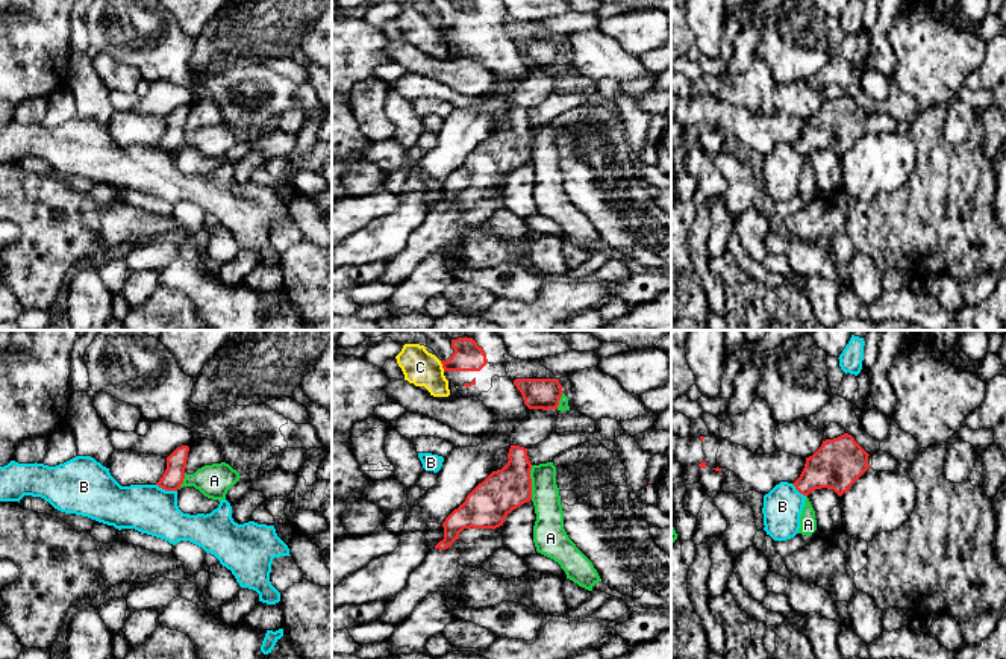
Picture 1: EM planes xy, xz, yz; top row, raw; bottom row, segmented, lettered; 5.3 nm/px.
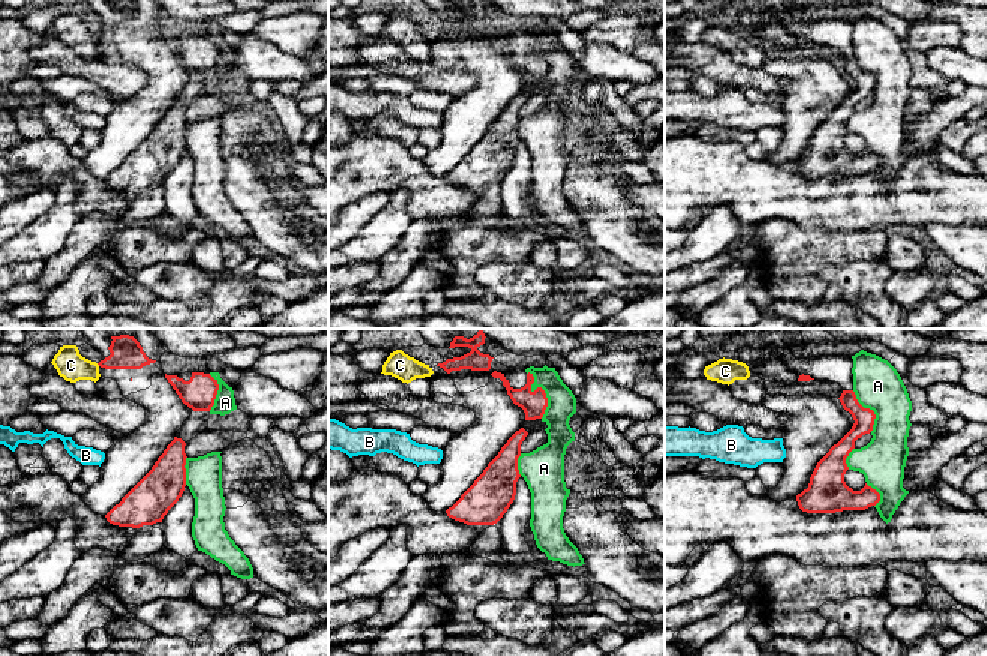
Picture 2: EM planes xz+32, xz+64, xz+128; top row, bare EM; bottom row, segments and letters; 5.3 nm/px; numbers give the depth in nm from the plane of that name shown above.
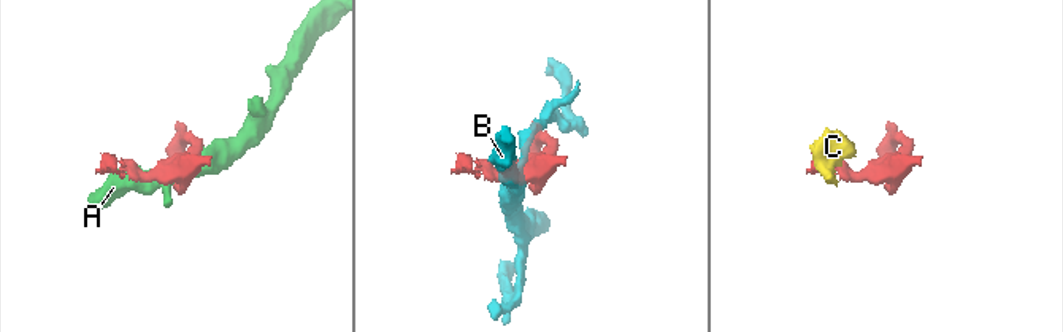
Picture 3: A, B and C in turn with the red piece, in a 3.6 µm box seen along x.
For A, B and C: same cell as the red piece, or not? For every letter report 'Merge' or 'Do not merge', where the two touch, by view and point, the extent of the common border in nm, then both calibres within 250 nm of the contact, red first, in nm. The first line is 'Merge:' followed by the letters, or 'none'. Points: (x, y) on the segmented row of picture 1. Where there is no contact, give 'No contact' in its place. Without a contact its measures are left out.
Merge: none
A: Do not merge. Touches red at xz (531, 482). Shared border 180 nm. Thickness 220 nm (red) against 150 nm
B: Do not merge. Touches red at xy (167, 490). Shared border 120 nm. Thickness 110 nm (red) against 260 nm
C: Do not merge. Touches red at xz (443, 365). Shared border 60 nm. Thickness 160 nm (red) against 190 nm

